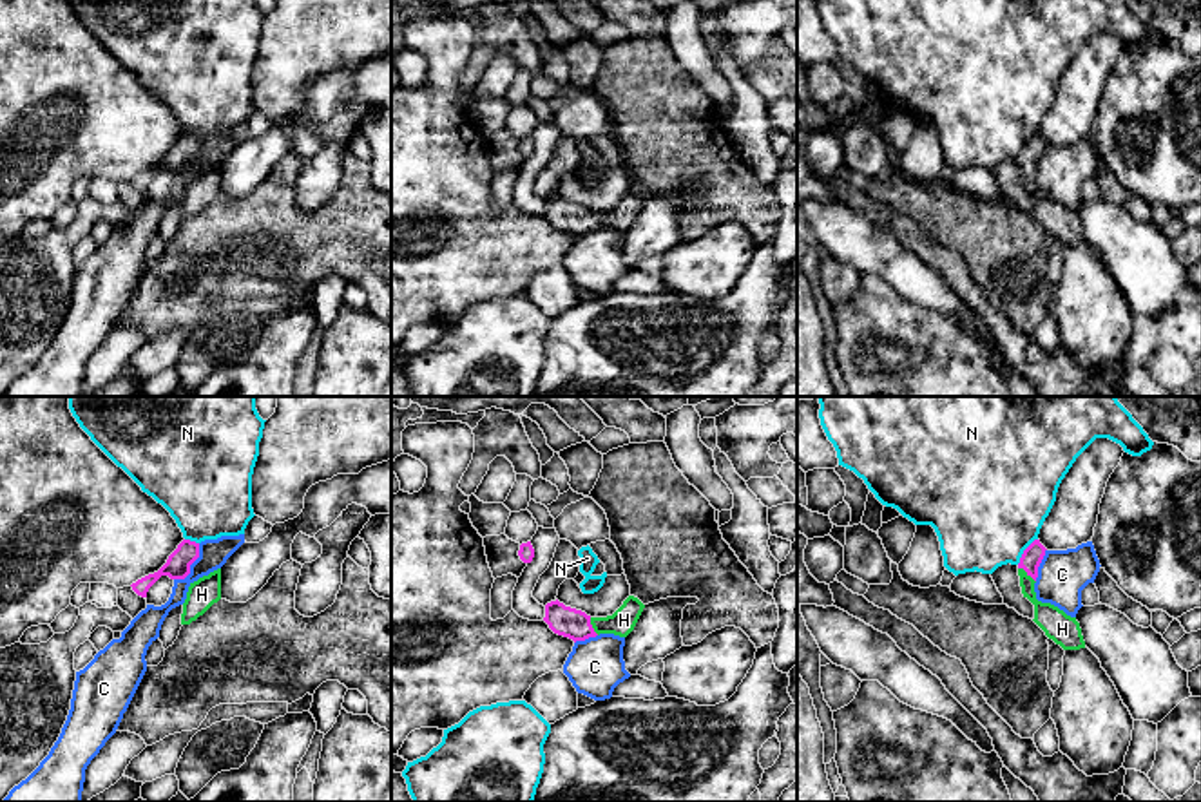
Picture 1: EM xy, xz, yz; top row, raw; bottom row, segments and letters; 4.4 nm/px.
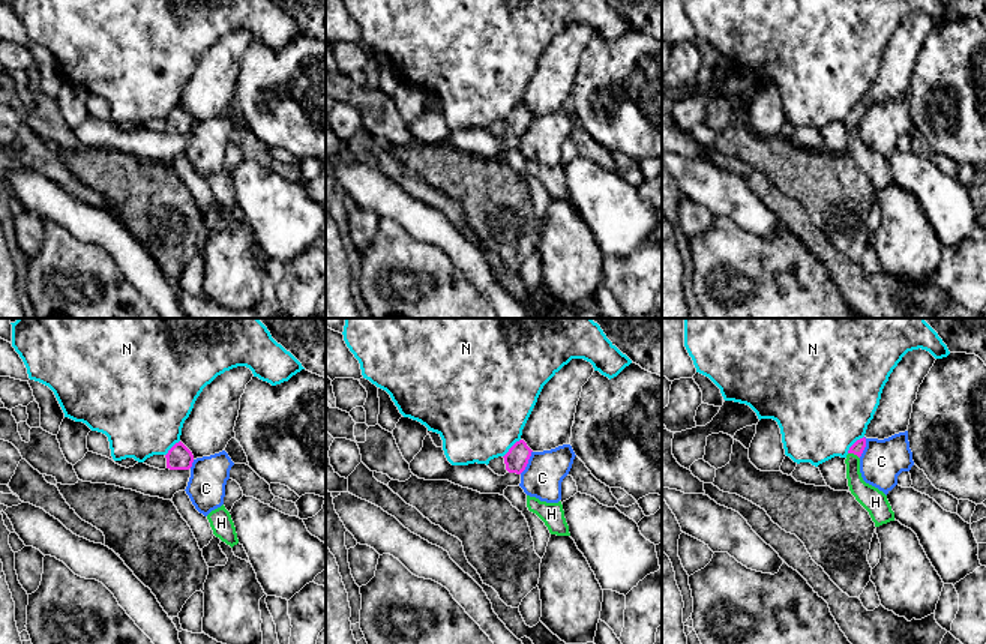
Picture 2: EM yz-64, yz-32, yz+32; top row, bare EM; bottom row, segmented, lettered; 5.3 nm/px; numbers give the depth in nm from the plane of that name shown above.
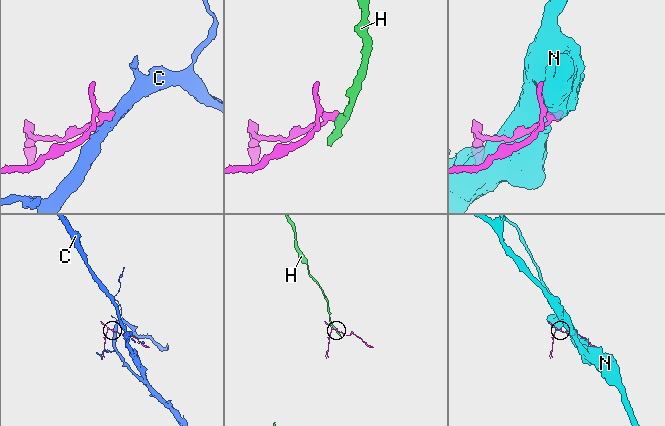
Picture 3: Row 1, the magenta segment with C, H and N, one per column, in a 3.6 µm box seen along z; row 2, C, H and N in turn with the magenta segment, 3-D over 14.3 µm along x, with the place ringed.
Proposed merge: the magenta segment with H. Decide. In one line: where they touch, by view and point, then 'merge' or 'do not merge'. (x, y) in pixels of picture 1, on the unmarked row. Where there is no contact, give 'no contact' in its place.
contact yz (1028, 169); merge

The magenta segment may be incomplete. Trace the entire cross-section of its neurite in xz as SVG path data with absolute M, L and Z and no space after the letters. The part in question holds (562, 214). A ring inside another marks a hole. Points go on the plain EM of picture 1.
M629 190L612 210L591 212L585 206L565 201L556 194L545 199L543 215L554 228L569 232L574 237L600 228L627 232L634 224L643 203L645 199L638 192Z

